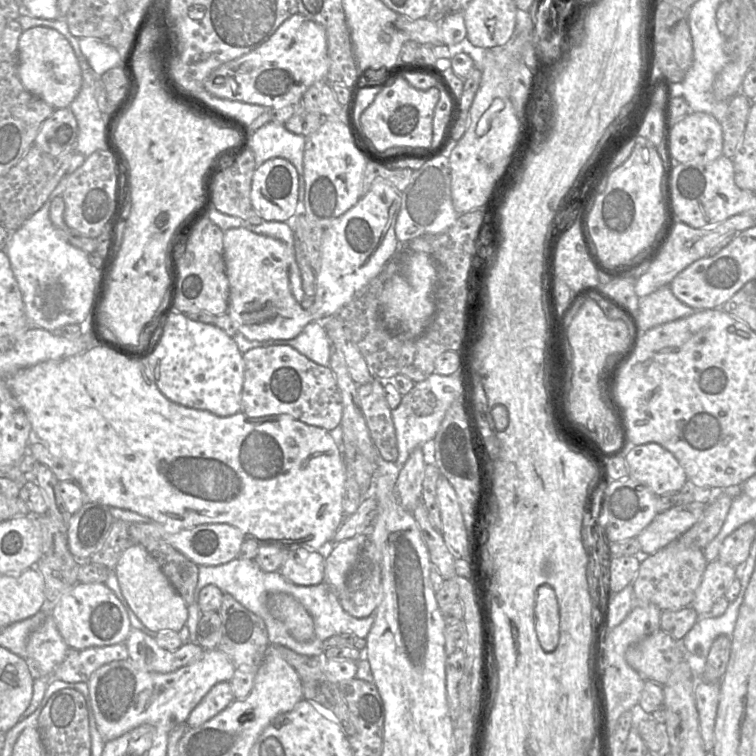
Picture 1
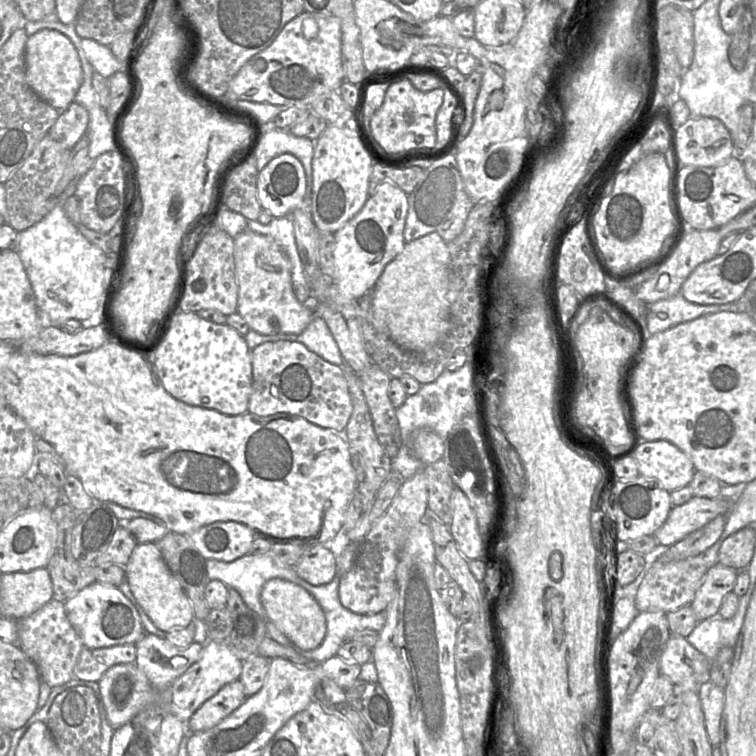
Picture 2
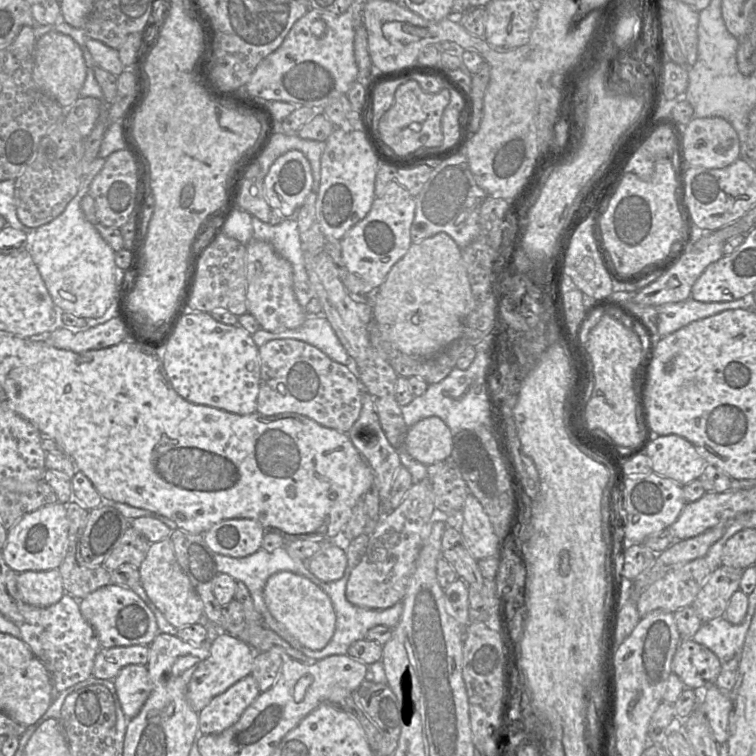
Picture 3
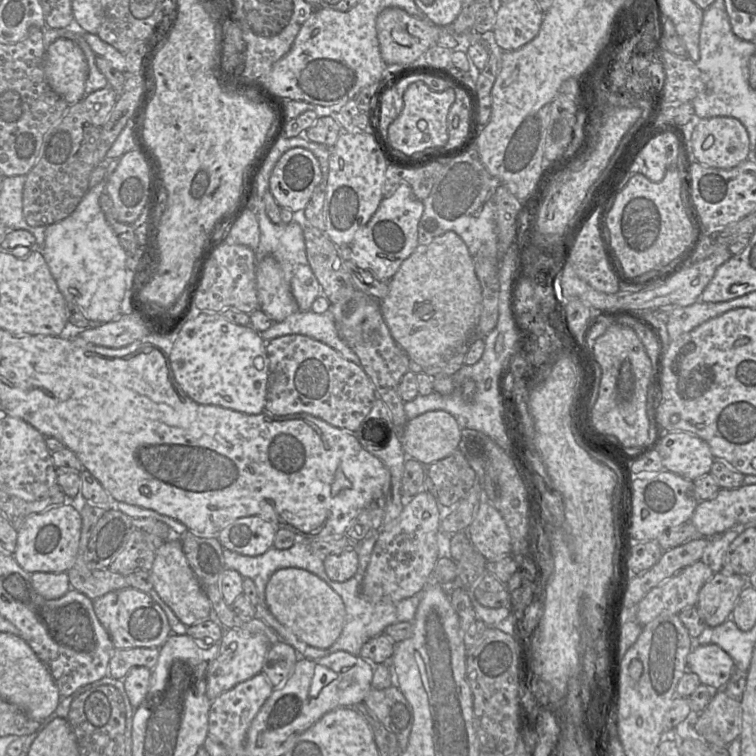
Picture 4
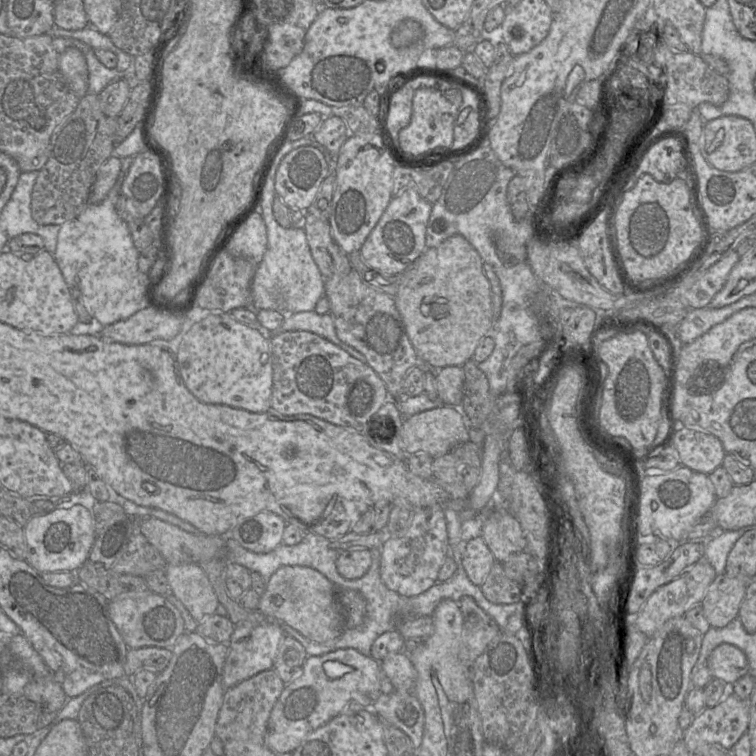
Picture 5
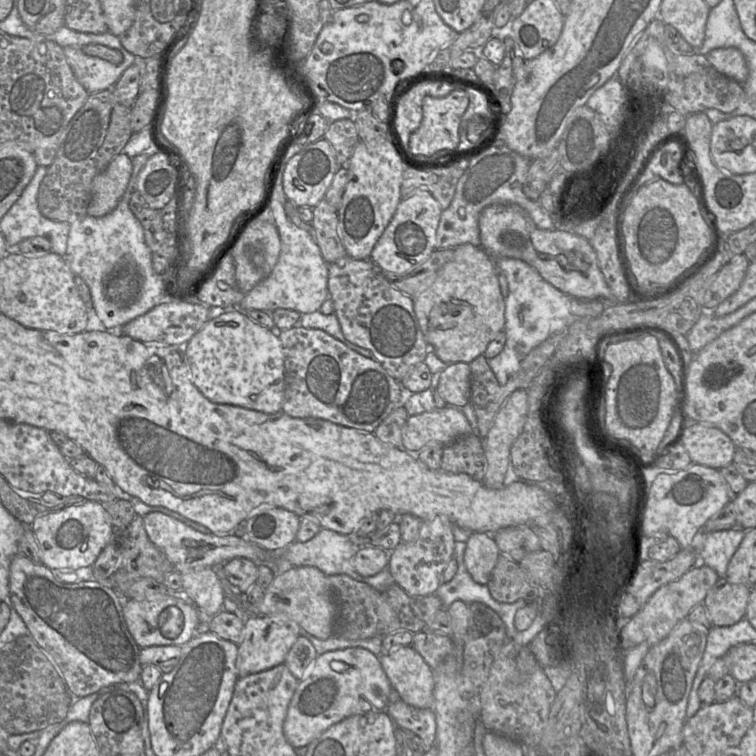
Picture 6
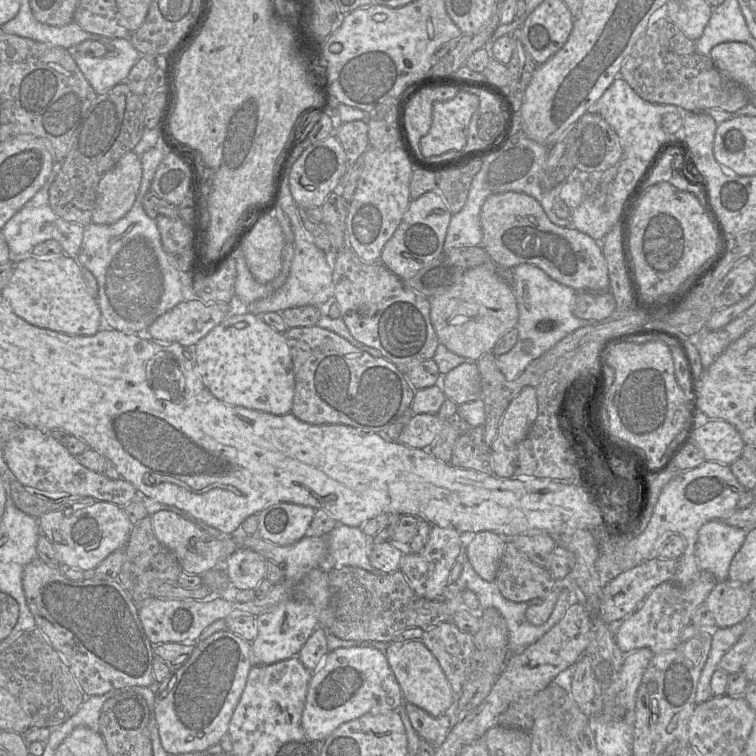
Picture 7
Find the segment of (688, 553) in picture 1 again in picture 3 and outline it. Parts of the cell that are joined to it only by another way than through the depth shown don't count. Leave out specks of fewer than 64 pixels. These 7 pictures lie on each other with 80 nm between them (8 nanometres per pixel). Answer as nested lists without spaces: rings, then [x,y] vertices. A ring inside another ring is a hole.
[[[697,558],[669,571],[639,596],[636,607],[640,617],[656,609],[674,613],[691,606],[711,572],[705,558]]]

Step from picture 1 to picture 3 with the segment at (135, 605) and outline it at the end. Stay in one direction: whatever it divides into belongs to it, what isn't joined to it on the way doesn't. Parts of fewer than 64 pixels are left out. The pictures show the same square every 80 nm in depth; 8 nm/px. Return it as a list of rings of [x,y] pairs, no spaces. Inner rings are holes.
[[[169,537],[150,544],[138,571],[147,596],[172,626],[179,629],[196,624],[202,619],[203,603],[178,564]]]

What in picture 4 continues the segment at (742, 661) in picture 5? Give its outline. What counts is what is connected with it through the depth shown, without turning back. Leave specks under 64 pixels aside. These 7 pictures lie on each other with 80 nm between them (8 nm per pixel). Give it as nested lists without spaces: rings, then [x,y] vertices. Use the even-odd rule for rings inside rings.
[[[716,644],[694,645],[687,656],[687,671],[695,673],[700,682],[723,689],[735,670],[733,658]]]

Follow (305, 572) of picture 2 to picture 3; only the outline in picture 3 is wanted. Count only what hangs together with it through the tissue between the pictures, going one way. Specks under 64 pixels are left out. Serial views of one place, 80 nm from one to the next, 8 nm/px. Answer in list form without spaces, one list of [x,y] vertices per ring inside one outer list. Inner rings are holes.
[[[334,544],[325,545],[304,561],[308,570],[323,582],[335,582],[341,579],[348,565],[346,551]]]

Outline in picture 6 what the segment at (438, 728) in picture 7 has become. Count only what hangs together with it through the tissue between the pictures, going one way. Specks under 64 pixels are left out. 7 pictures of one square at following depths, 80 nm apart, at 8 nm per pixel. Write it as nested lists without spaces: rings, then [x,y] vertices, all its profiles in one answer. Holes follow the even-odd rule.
[[[398,700],[389,703],[385,711],[396,727],[410,730],[422,740],[425,752],[435,746],[437,724],[433,710],[419,709]]]

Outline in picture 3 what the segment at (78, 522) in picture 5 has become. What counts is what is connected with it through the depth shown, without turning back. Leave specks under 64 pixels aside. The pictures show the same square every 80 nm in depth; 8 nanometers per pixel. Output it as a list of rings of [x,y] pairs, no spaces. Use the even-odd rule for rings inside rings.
[[[64,504],[46,505],[24,515],[8,530],[6,544],[1,550],[5,563],[17,573],[57,569],[66,554],[68,529],[69,519]]]

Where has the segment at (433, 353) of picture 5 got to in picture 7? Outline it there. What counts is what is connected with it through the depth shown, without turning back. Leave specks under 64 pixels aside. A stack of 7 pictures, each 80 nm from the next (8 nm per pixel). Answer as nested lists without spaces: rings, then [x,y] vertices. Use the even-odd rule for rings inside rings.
[[[487,266],[467,270],[449,290],[429,300],[431,322],[440,343],[468,361],[492,352],[499,338],[518,324],[518,304],[512,287]]]

